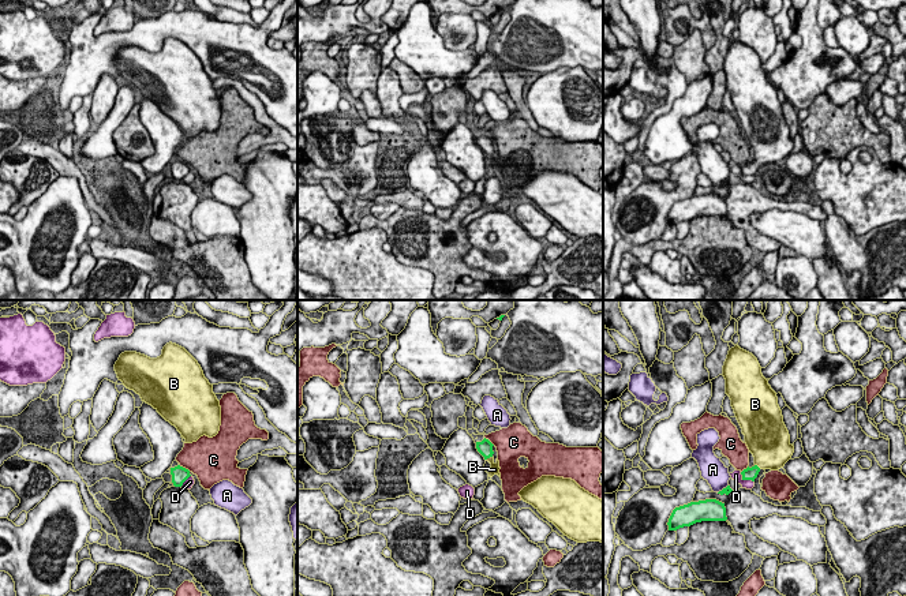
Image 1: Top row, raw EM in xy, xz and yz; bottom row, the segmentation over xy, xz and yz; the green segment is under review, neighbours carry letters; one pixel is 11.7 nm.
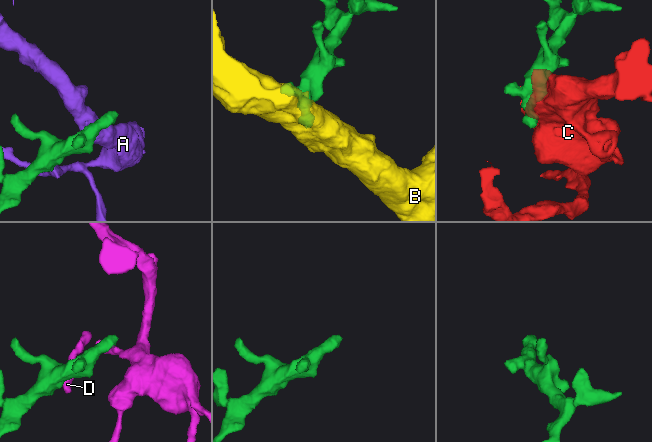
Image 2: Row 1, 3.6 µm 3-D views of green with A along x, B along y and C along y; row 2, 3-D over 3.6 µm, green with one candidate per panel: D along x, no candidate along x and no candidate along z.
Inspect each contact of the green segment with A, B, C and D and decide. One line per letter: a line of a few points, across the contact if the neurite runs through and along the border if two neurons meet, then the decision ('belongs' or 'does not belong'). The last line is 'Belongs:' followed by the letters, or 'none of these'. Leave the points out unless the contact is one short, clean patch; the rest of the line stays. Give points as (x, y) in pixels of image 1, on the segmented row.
A: does not belong
B: xz (485, 448), (489, 457), (494, 469) | belongs
C: xy (179, 465), (190, 471) | does not belong
D: yz (740, 472), (744, 479), (753, 482) | does not belong
Belongs: B

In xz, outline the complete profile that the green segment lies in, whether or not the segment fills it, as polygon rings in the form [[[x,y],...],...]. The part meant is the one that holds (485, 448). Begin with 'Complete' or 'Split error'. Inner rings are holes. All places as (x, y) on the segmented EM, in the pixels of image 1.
Split error. [[[486,438],[482,442],[476,442],[478,451],[484,457],[486,461],[488,461],[491,464],[488,476],[493,477],[494,475],[498,475],[501,477],[499,461],[498,461],[498,458],[495,460],[493,457],[493,454],[494,454],[493,446],[494,445]]]

